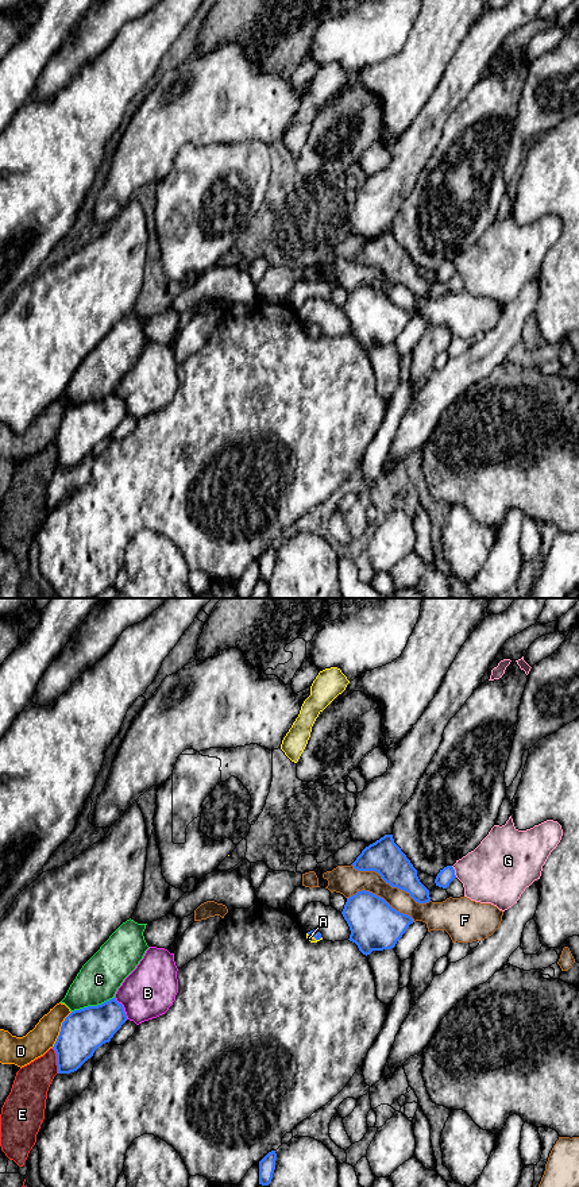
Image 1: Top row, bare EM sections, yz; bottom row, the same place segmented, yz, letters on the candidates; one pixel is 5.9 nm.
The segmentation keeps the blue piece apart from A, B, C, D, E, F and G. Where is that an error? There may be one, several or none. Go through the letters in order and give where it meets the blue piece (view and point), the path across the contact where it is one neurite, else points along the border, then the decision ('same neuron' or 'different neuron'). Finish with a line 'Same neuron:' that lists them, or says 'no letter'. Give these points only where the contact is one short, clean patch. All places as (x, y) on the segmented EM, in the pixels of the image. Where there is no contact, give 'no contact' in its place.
A: meets blue in yz at (315, 937); runs through yz (315, 933), (315, 937), (309, 937); same neuron
B: meets blue in yz at (123, 1008); different neuron
C: meets blue in yz at (92, 1006); different neuron
D: meets blue in yz at (61, 1029); different neuron
E: meets blue in yz at (57, 1060); different neuron
F: meets blue in yz at (390, 885); different neuron
G: meets blue in yz at (454, 871); different neuron
Same neuron: A

